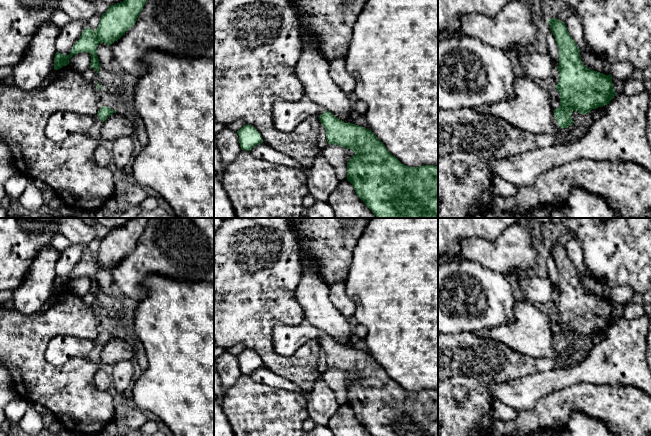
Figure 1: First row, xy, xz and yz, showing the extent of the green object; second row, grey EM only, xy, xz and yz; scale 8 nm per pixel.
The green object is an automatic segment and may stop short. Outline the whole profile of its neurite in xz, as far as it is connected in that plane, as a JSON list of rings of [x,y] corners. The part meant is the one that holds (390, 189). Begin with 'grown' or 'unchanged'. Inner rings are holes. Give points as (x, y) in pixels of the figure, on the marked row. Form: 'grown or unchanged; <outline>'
grown; [[[306,95],[297,102],[278,100],[273,106],[274,126],[283,132],[293,131],[299,123],[312,115],[319,116],[321,125],[326,130],[328,144],[339,145],[355,152],[355,155],[347,163],[347,180],[354,187],[357,196],[374,213],[376,218],[438,218],[438,166],[408,167],[402,164],[371,130],[352,123],[345,123]]]

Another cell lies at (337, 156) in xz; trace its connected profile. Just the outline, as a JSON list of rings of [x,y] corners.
[[[328,144],[321,149],[321,153],[334,168],[339,181],[347,180],[347,163],[355,152],[339,145]]]

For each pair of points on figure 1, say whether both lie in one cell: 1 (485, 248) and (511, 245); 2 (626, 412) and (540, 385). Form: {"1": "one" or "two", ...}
{"1": "one", "2": "two"}

